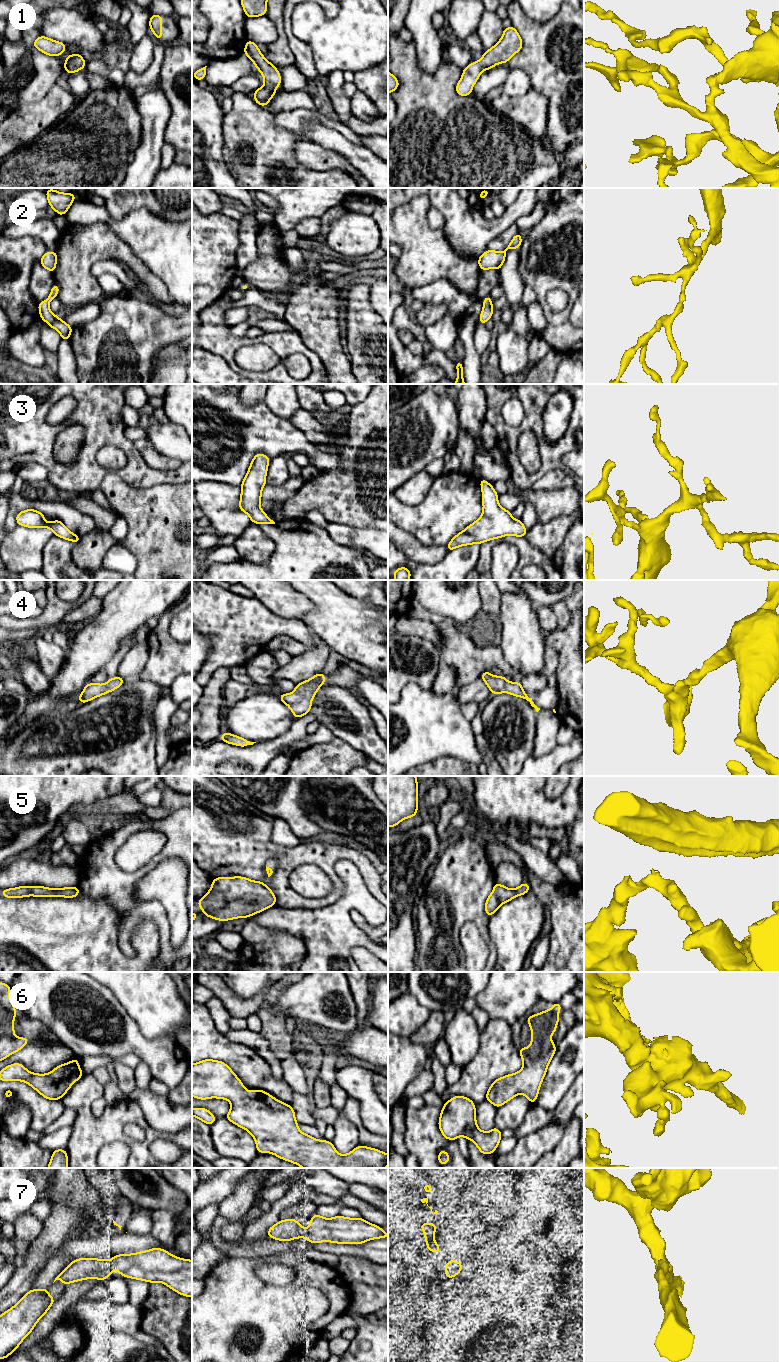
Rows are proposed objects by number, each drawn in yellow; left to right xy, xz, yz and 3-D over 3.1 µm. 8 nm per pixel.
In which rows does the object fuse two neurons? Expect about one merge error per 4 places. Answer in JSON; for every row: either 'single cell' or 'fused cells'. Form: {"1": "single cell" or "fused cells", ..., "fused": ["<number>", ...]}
{"1": "single cell", "2": "single cell", "3": "single cell", "4": "single cell", "5": "single cell", "6": "single cell", "7": "single cell", "fused": []}

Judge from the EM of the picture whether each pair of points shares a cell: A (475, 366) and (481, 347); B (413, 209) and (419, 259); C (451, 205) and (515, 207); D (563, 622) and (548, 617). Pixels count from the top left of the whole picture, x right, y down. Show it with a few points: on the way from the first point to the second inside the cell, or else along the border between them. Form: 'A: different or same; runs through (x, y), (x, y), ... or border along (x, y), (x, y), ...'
A: different; border along (473, 330), (473, 346), (480, 355)
B: same; runs through (413, 221), (413, 235), (419, 243), (419, 247)
C: same; runs through (467, 221), (471, 225), (498, 225), (501, 223)
D: different; border along (550, 607), (555, 615), (557, 628)

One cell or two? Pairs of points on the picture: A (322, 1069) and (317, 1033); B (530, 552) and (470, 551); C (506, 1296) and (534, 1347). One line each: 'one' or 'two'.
A: one
B: two
C: two

